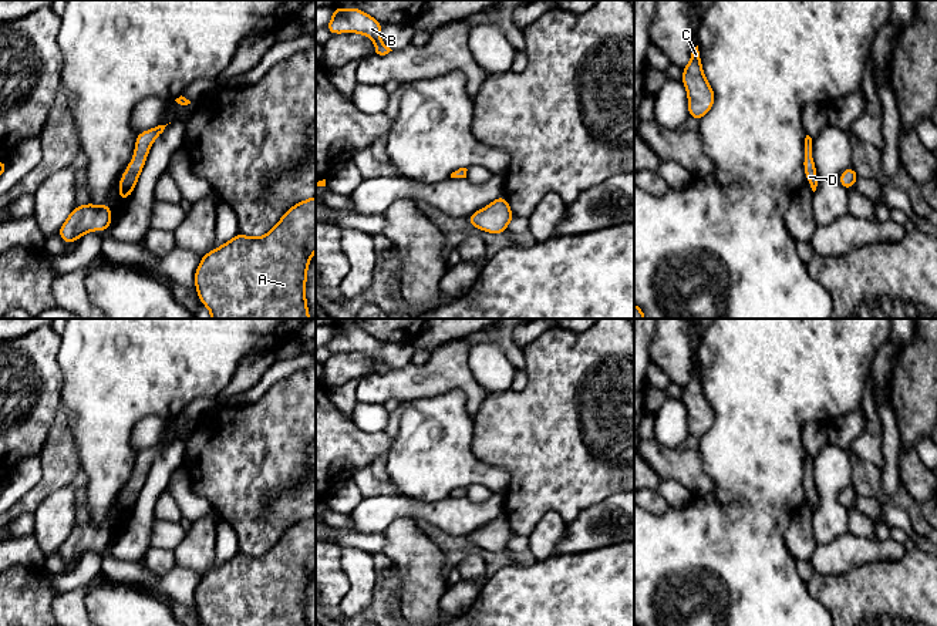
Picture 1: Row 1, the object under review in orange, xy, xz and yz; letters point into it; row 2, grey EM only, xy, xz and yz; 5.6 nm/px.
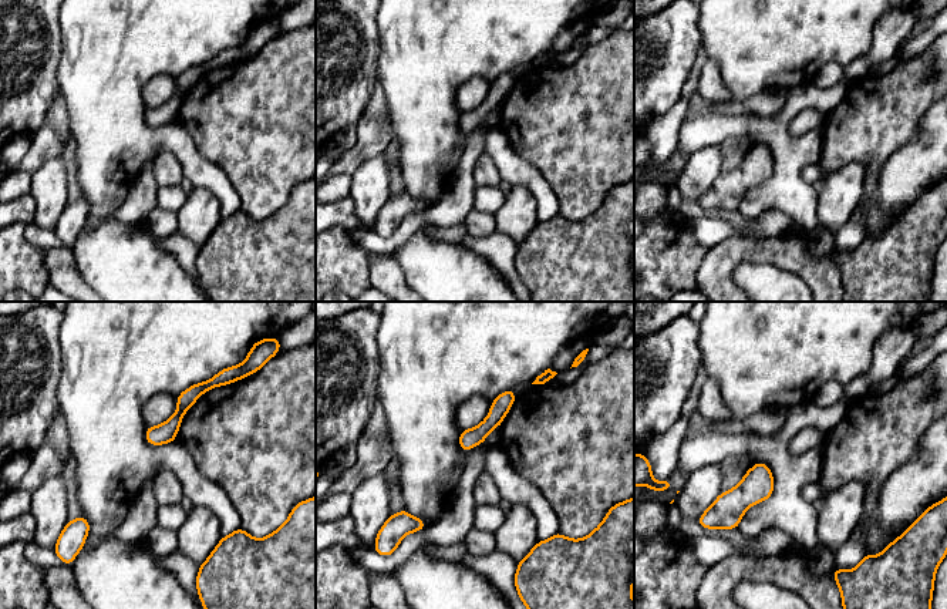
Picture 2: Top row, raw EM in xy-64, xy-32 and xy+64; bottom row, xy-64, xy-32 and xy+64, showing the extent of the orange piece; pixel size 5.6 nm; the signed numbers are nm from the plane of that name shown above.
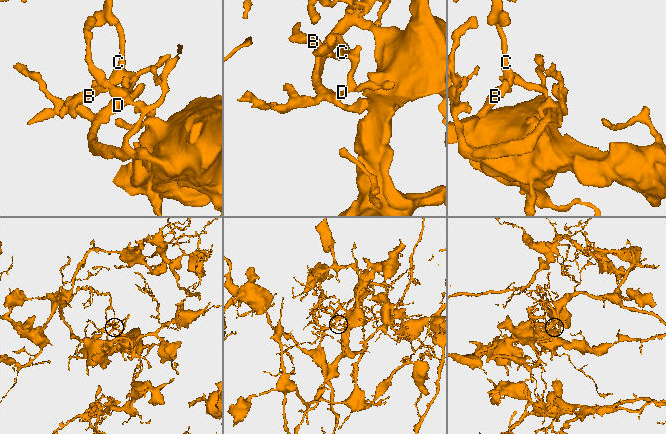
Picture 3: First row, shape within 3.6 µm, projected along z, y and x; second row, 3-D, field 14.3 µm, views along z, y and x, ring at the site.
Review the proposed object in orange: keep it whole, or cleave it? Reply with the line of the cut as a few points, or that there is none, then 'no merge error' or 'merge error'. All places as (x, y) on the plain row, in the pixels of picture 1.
no cut; no merge error

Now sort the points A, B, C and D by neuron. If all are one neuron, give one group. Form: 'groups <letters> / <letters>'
groups A B C D

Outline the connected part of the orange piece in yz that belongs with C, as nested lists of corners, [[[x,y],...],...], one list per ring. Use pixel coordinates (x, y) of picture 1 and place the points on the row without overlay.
[[[698,364],[691,371],[688,384],[682,388],[681,400],[688,413],[688,433],[695,438],[701,438],[714,423],[714,410],[704,396]]]

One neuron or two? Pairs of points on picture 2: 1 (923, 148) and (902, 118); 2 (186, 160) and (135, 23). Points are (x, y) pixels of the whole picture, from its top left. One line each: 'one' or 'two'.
1: two
2: one

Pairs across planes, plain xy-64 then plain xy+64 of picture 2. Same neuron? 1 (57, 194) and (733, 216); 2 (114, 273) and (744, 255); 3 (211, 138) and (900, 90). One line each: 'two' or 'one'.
1: two
2: two
3: one

